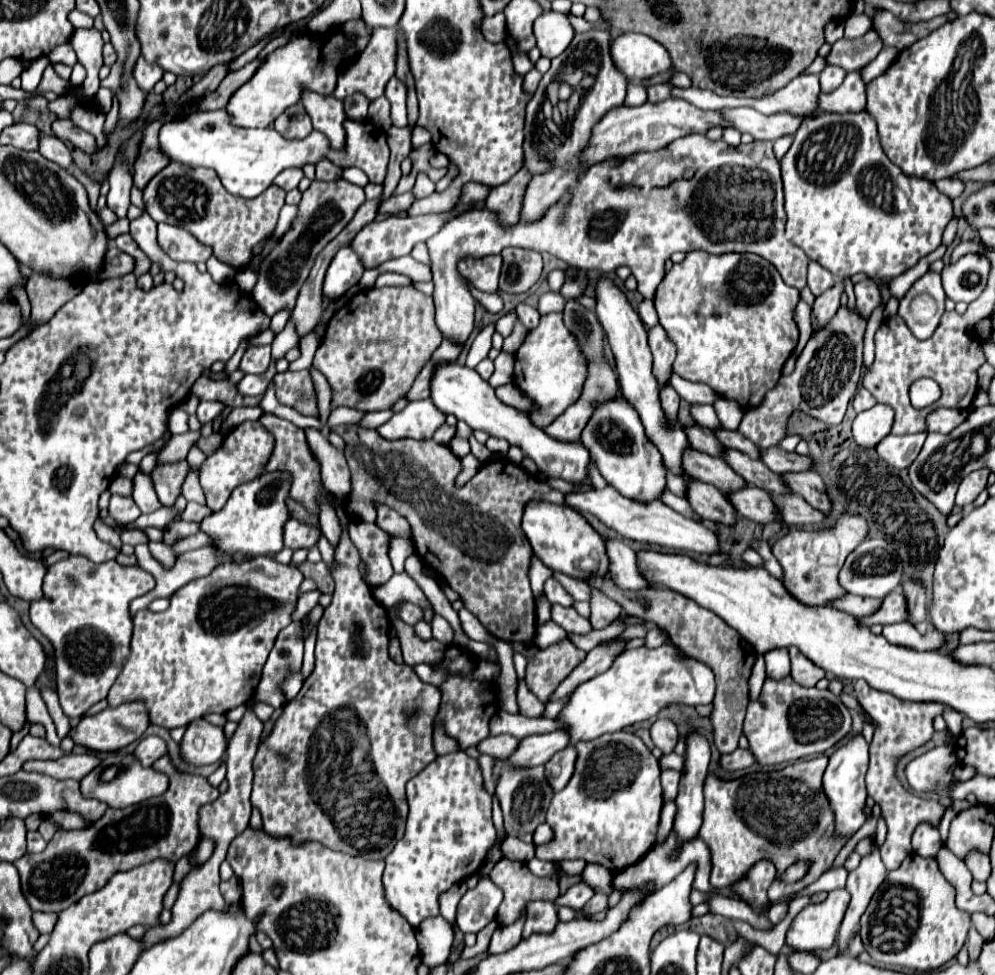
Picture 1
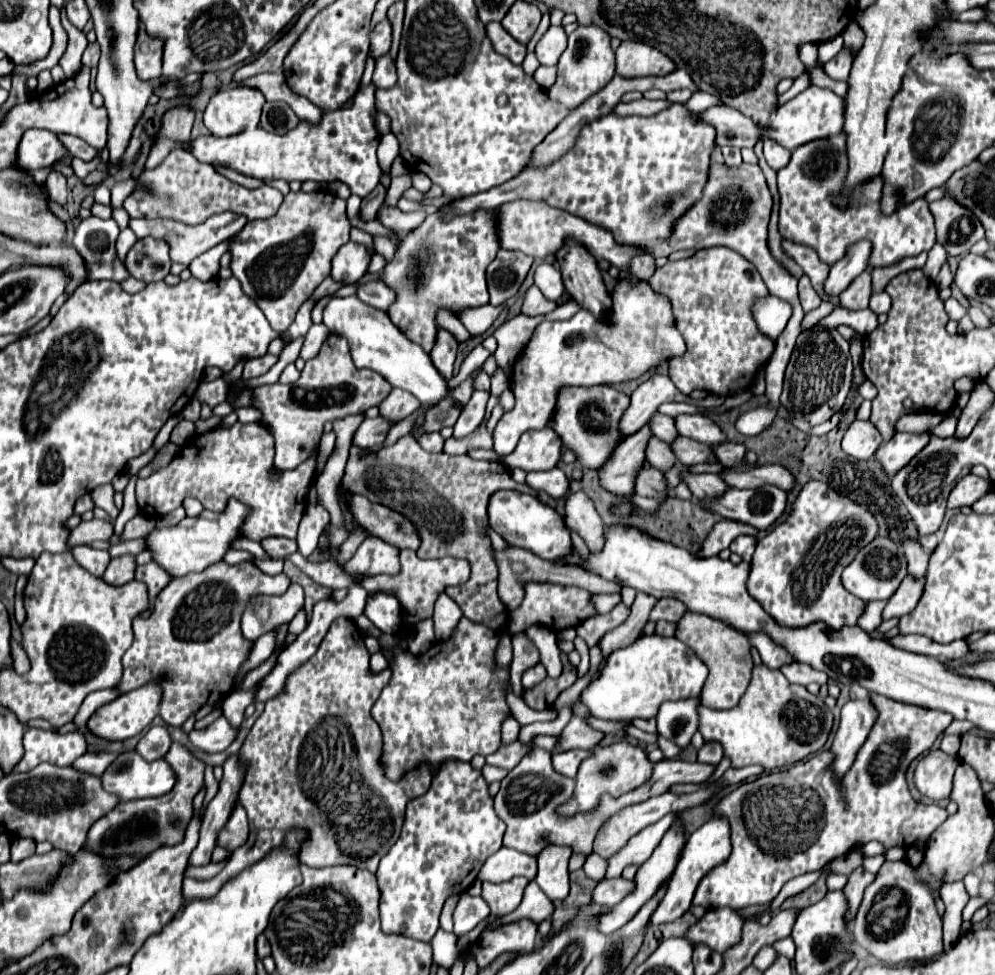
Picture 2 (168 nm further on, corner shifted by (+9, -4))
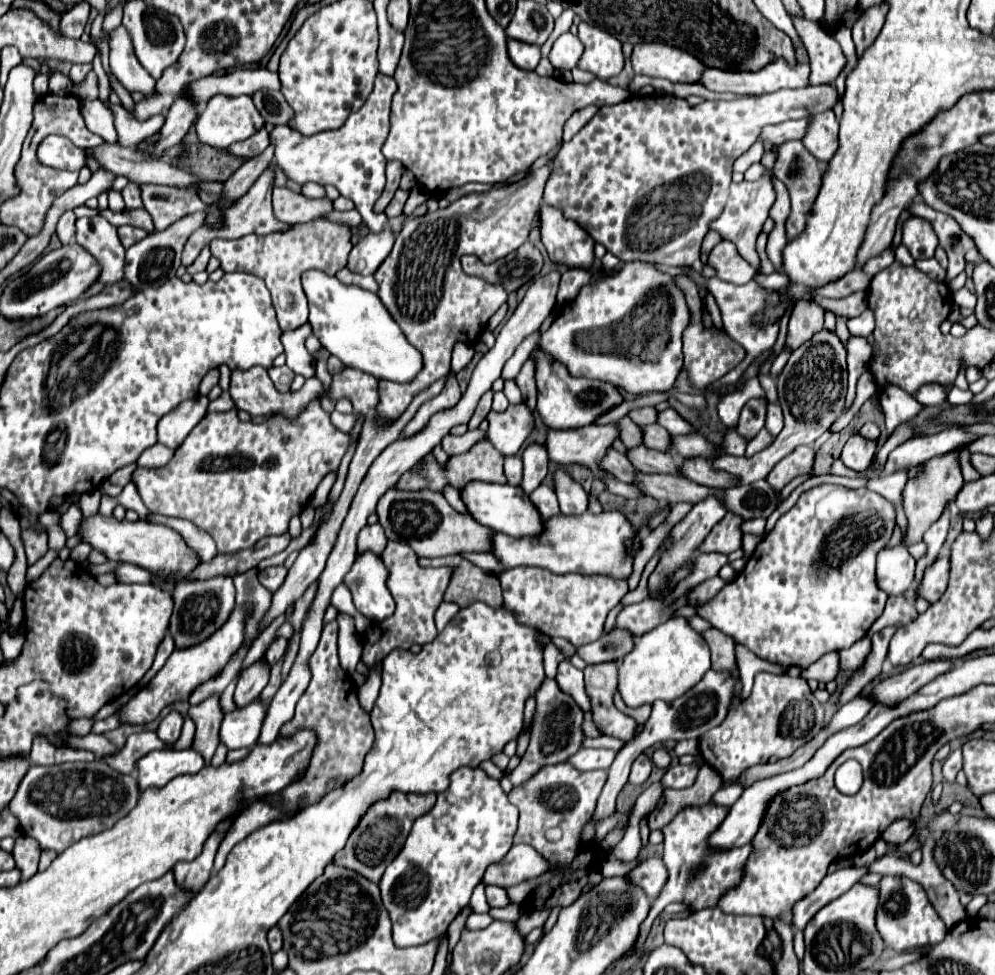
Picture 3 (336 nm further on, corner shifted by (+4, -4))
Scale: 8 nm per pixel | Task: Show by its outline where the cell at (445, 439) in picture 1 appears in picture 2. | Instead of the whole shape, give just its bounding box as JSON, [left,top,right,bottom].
[454,391,490,437]

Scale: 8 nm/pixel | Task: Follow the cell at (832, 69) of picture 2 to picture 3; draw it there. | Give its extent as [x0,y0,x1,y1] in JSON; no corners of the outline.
[853,5,887,57]

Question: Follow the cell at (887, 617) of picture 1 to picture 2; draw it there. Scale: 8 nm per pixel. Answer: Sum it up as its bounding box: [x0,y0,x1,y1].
[882,575,924,619]

